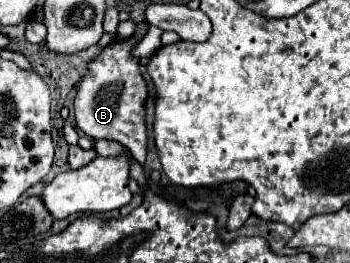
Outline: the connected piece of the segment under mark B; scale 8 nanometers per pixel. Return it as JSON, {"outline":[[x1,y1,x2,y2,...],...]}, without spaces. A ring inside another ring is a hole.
{"outline":[[142,22,136,26,134,36,116,40,100,50,100,54,86,64,86,74,76,84,74,98,74,116,78,130,92,140,114,140,126,146,132,156,144,164,148,150,146,134,146,98,148,86,140,74,140,62,134,58,132,50,146,36,148,24]]}

